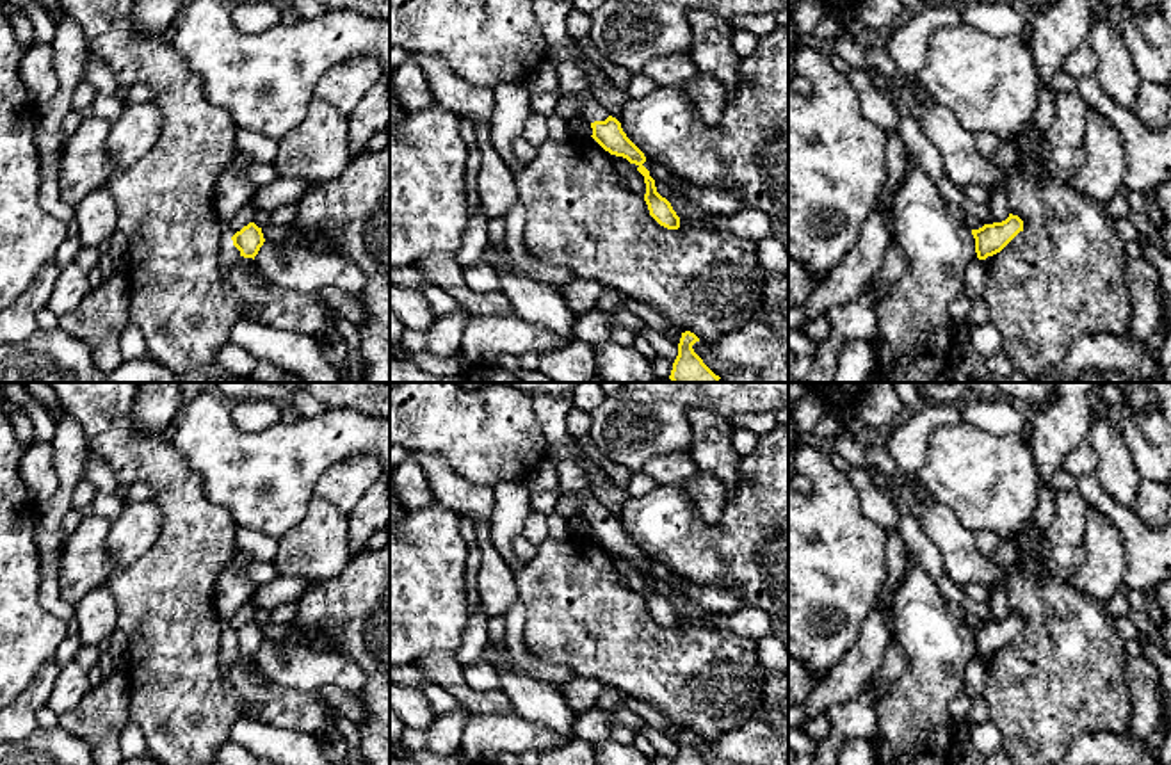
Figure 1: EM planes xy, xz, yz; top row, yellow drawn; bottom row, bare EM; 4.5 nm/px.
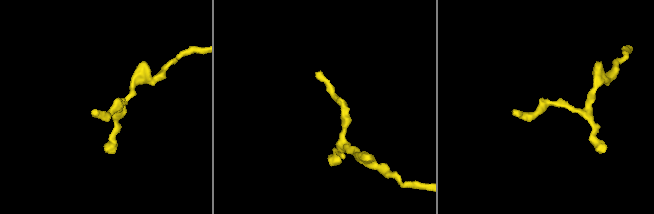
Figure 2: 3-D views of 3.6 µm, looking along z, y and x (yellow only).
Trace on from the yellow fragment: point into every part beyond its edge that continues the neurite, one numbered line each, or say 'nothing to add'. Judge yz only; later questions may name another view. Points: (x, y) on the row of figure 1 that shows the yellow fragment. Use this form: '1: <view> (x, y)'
nothing to add

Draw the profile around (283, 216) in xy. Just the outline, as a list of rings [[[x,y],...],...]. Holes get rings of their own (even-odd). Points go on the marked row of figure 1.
[[[287,203],[271,212],[271,222],[276,226],[290,226],[295,219],[295,213],[297,213],[297,205]]]

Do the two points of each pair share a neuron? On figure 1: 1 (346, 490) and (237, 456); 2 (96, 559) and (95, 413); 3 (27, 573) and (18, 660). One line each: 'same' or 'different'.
1: different
2: different
3: same

